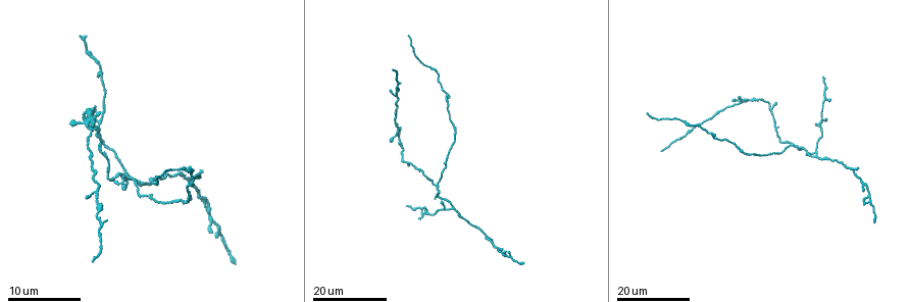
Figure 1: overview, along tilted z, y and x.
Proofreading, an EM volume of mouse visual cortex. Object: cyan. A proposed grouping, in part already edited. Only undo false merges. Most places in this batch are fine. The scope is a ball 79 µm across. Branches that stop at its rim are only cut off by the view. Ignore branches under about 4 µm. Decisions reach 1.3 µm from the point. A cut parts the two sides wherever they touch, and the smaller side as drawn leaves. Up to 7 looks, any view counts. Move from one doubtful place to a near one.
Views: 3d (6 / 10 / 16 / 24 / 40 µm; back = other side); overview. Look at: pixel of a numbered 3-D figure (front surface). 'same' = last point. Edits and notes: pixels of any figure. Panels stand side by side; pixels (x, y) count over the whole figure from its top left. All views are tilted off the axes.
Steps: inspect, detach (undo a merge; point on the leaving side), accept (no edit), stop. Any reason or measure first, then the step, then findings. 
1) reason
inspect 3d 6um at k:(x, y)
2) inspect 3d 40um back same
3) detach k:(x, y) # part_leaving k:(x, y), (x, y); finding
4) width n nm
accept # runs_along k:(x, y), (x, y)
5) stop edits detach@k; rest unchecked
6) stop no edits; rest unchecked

three-way junction
inspect 3d 16um at 1:(851, 168)

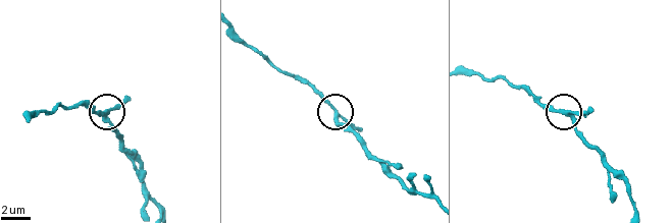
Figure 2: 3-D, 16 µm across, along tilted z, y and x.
zoom in
inspect 3d 6um at 2:(562, 112)

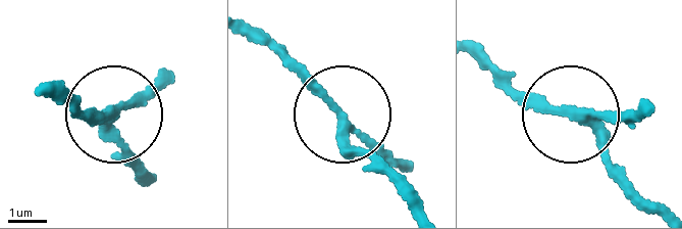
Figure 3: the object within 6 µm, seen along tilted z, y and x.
arms 3
accept # runs_along 3:(245, 23), (331, 101), (406, 200); all the same neuron

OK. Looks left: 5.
three arms meet
inspect 3d 16um at 1:(452, 208)

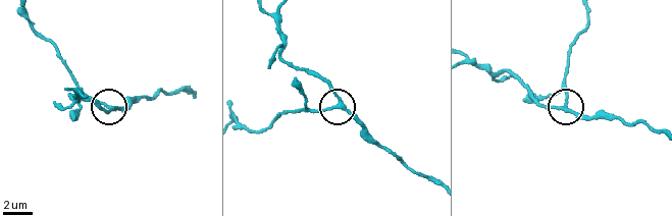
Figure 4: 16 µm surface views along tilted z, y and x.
inspect 3d 10um at 4:(339, 106)

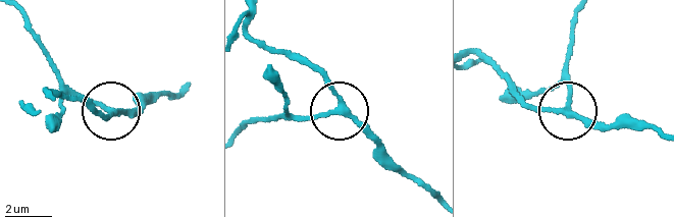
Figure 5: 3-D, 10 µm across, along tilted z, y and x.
arms 3
accept # runs_along 5:(47, 93), (113, 112), (54, 72); all the same neuron

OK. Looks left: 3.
three-way junction
inspect 3d 16um at 1:(791, 146)

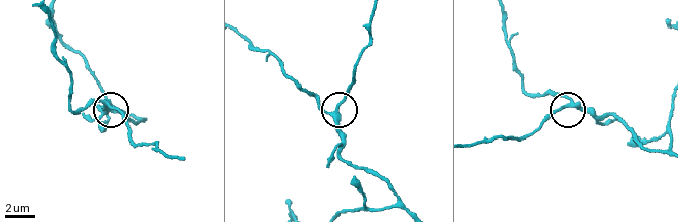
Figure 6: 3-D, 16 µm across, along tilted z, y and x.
inspect 3d 10um at 6:(336, 114)

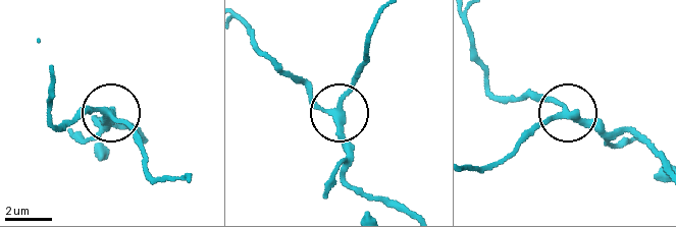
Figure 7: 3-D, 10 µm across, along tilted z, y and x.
width 260 nm
accept # runs_along 7:(550, 103), (592, 119), (615, 137); all the same neuron

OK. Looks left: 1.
stop no edits; rest unchecked

